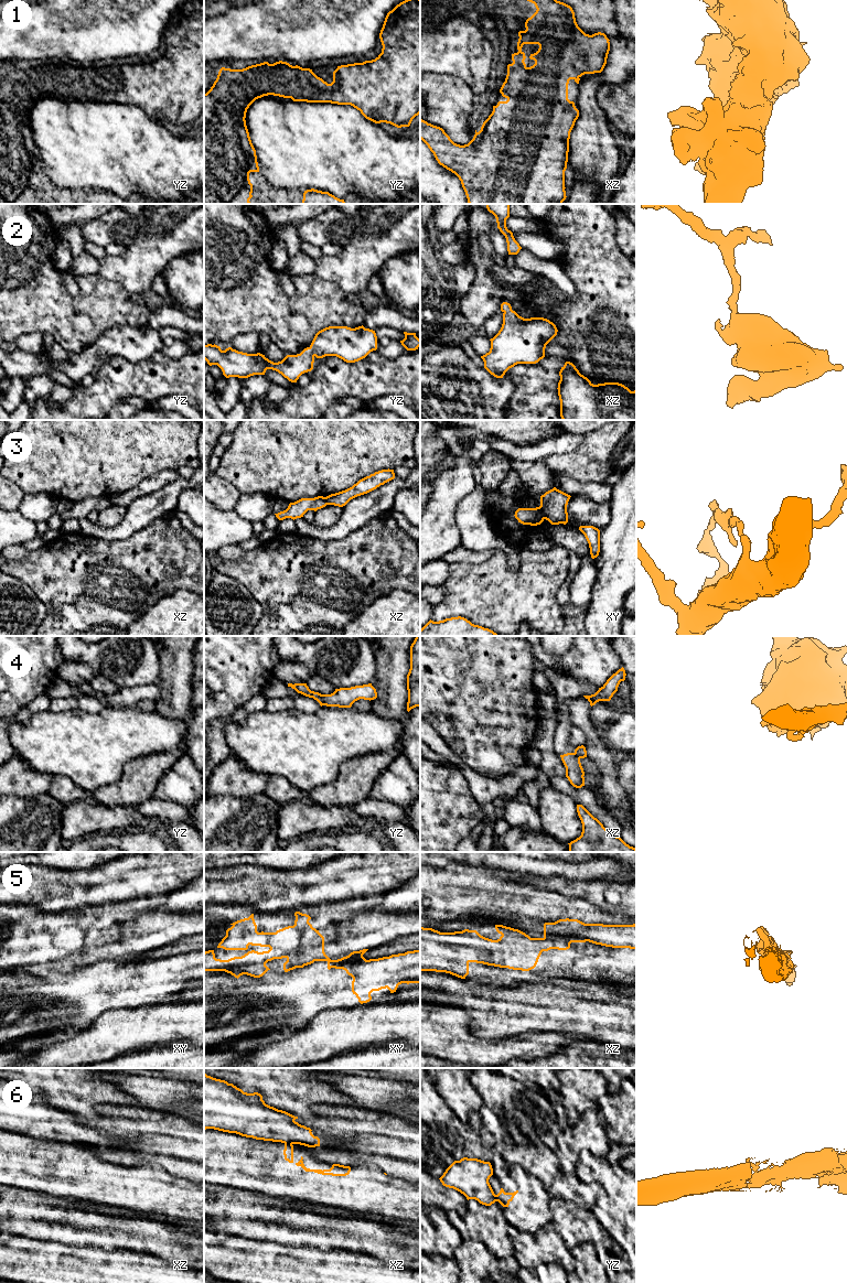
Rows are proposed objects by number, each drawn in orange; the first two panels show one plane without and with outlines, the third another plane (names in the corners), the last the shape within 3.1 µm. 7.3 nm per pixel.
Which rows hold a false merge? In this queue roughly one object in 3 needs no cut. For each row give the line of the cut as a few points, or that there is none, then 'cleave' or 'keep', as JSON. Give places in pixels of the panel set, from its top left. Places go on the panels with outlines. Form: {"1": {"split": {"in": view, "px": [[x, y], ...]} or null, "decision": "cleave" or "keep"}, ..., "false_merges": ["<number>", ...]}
{"1": {"split": null, "decision": "keep"}, "2": {"split": null, "decision": "keep"}, "3": {"split": {"in": "xy", "px": [[539, 506], [545, 518]]}, "decision": "cleave"}, "4": {"split": {"in": "yz", "px": [[321, 694], [323, 704]]}, "decision": "cleave"}, "5": {"split": {"in": "xz", "px": [[544, 937], [553, 935], [576, 936], [587, 940]]}, "decision": "cleave"}, "6": {"split": {"in": "xz", "px": [[285, 1143], [291, 1144]]}, "decision": "cleave"}, "false_merges": ["3", "4", "5", "6"]}

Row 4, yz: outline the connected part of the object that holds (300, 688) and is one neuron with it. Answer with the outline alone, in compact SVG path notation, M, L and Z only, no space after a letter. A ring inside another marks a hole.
M288 683L288 687L291 687L298 693L301 693L301 694L309 697L309 698L313 698L314 700L317 700L320 703L321 707L323 705L322 694L319 692L311 691L309 689L309 687L307 686L307 683L294 683L294 684Z

